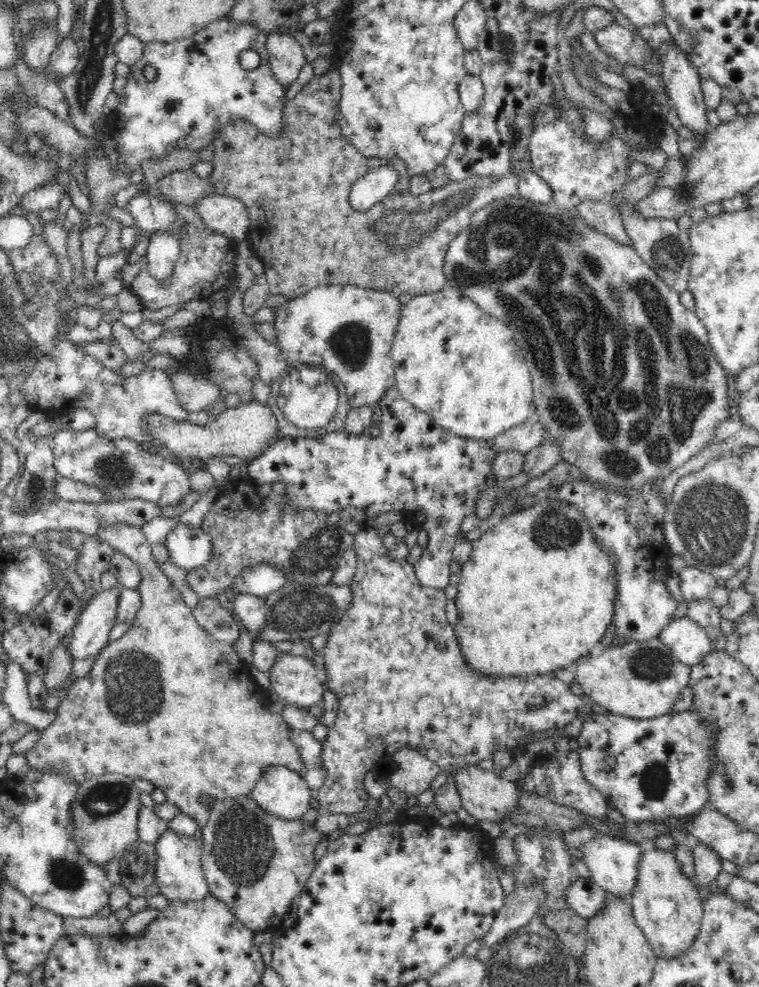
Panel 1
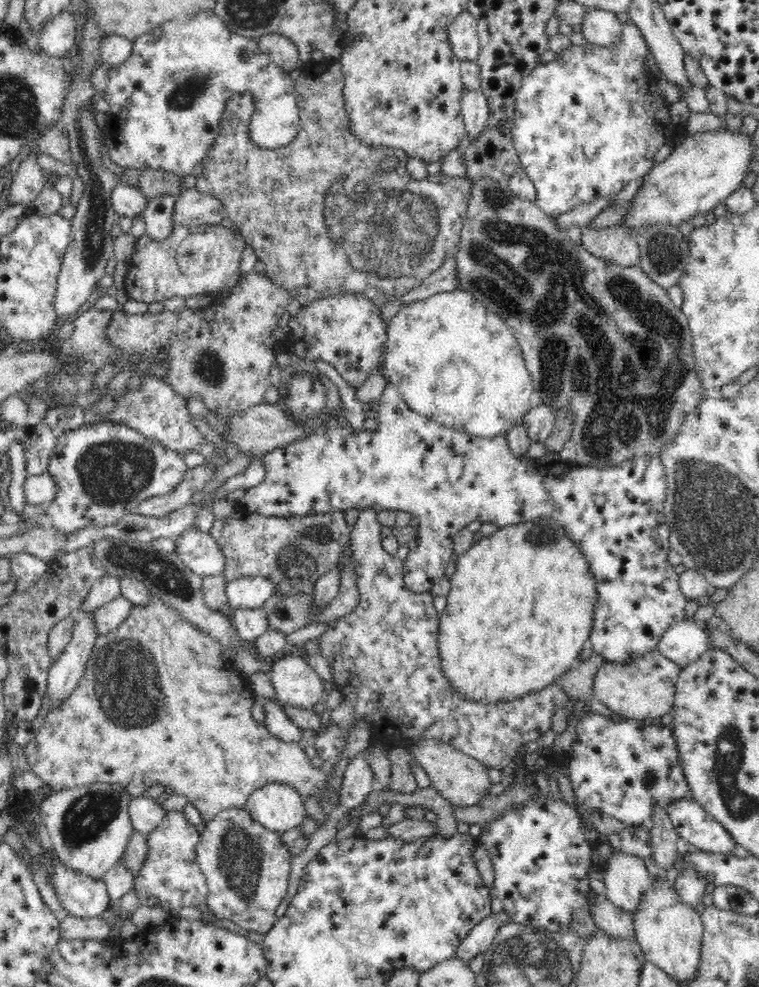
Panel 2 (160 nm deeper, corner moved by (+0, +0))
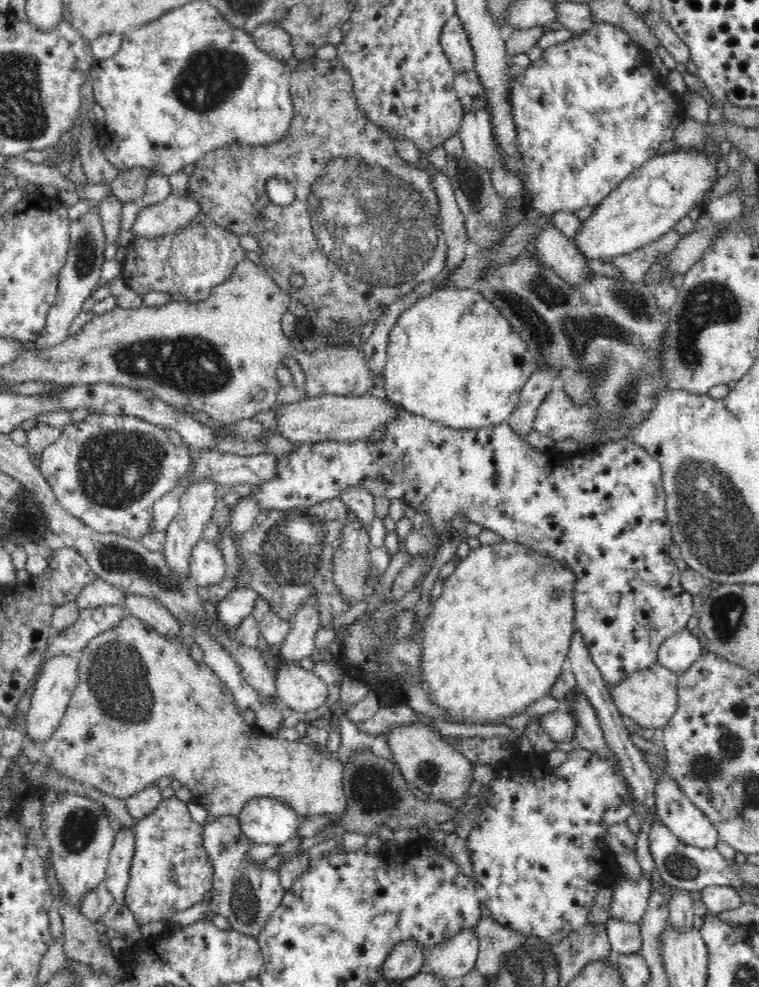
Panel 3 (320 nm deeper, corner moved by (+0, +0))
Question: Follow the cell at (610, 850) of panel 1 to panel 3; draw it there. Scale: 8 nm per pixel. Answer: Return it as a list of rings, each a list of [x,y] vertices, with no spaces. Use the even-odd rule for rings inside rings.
[[[623,878],[613,889],[611,918],[624,922],[641,922],[651,895],[652,881],[641,878],[639,881]]]

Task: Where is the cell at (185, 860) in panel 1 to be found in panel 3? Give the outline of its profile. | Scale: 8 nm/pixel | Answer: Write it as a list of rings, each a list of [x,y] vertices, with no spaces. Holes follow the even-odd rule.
[[[173,795],[161,801],[152,814],[137,820],[135,824],[135,852],[124,903],[133,912],[139,926],[158,922],[158,920],[168,922],[172,916],[176,915],[176,912],[188,910],[202,901],[204,894],[212,888],[214,867],[203,845],[203,826],[191,818],[188,804],[180,800],[178,796]]]

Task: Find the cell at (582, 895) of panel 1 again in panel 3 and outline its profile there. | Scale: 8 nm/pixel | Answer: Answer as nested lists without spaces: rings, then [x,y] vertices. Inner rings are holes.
[[[610,918],[605,922],[606,934],[613,955],[639,953],[643,946],[639,923]]]

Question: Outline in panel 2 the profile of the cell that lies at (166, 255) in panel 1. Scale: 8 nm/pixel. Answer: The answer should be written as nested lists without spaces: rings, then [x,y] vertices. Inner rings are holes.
[[[173,194],[156,196],[148,201],[144,210],[145,233],[157,242],[164,242],[174,232],[174,208],[177,198]]]

